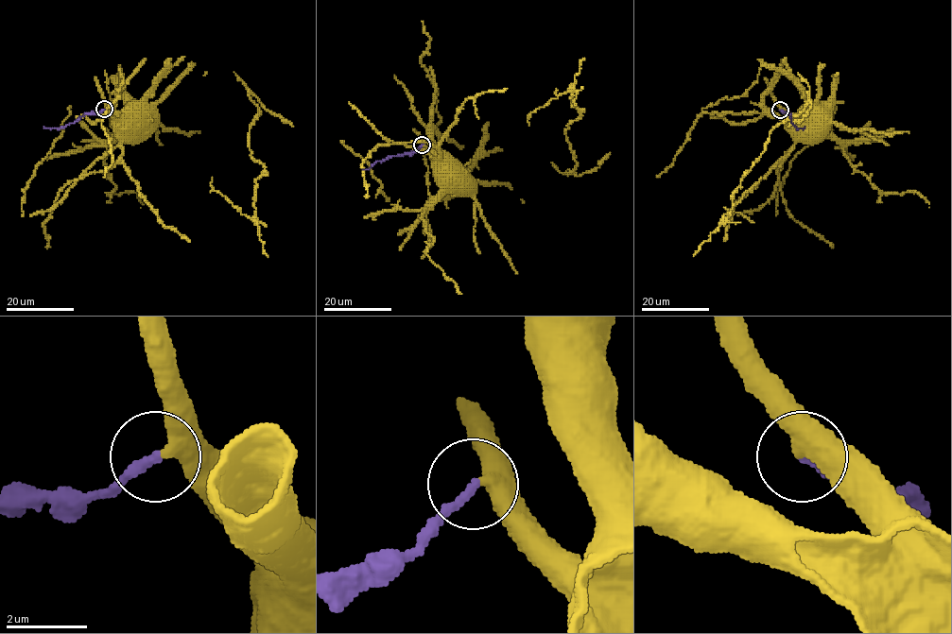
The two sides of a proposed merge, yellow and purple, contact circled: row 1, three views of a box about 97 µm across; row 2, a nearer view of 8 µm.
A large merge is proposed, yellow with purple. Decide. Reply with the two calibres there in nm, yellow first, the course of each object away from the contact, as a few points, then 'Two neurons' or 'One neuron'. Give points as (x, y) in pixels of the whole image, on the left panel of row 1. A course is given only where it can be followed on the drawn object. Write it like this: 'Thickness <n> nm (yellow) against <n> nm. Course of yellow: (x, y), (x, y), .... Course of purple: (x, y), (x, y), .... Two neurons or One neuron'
Thickness 360 nm (yellow) against 240 nm. Course of yellow: (104, 109), (114, 114), (132, 117), (128, 122), (130, 130), (125, 131), (121, 127). Course of purple: (103, 109), (83, 114), (62, 128), (44, 127). Two neurons

